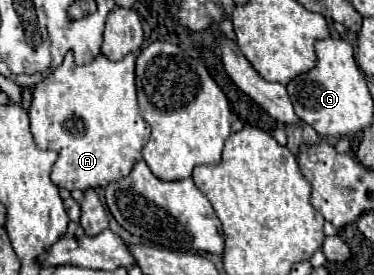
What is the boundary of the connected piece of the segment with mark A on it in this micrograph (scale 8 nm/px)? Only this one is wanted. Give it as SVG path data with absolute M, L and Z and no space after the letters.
M67 53L63 65L47 75L33 89L33 103L29 109L31 133L39 149L51 149L59 157L51 171L51 181L57 187L65 187L69 191L87 191L97 187L107 187L123 177L127 177L137 161L141 161L141 149L151 135L151 127L143 121L137 107L137 91L135 91L135 55L127 55L121 61L109 61L103 55L97 55L89 65L77 65L73 55Z

